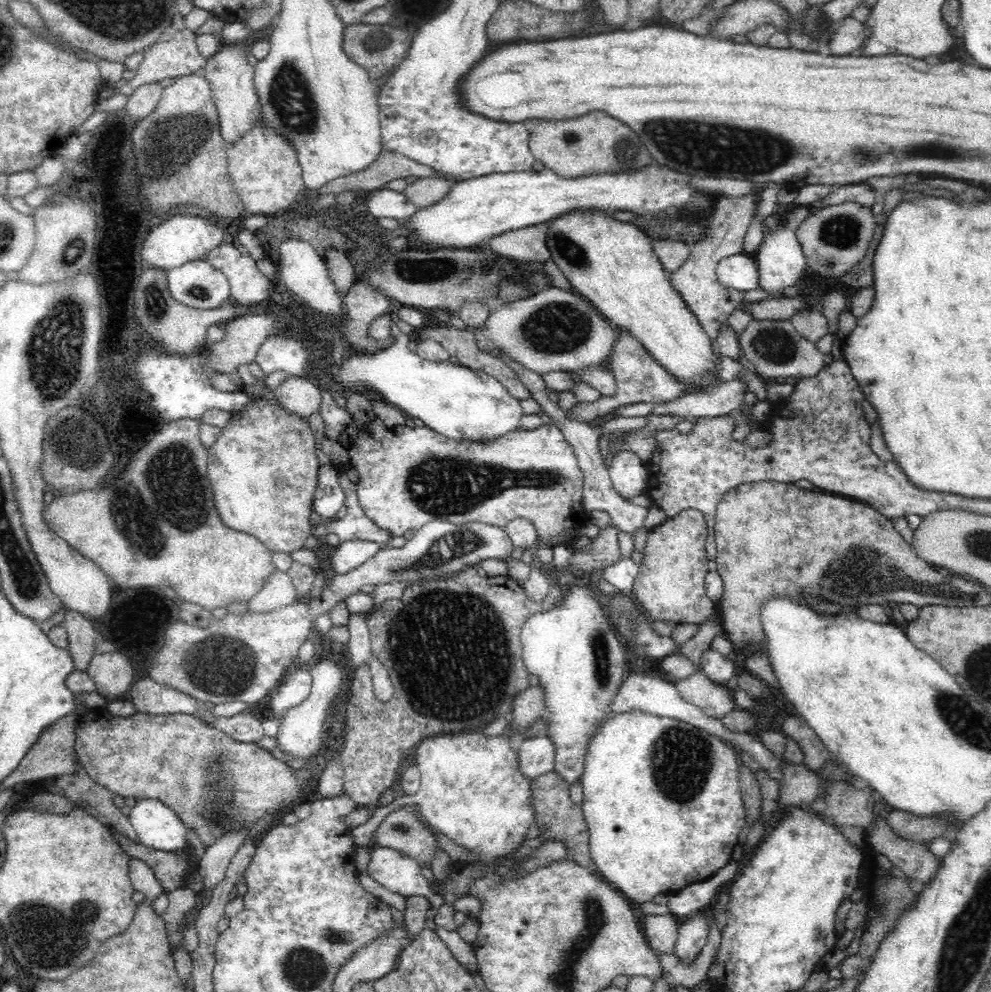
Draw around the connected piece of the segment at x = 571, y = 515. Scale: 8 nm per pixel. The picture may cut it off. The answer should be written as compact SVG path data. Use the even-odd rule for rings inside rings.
M318 376L317 386L320 386L321 403L319 414L326 422L326 436L322 438L322 451L327 454L339 468L356 468L360 472L360 482L357 482L358 507L362 509L378 528L390 533L390 538L404 536L411 530L414 534L427 522L440 519L454 524L481 522L485 525L496 526L502 530L514 519L526 519L534 525L536 541L543 542L540 552L551 552L560 544L566 544L572 549L566 569L574 576L590 576L603 572L606 567L621 561L623 554L618 546L618 528L609 527L590 543L582 548L574 547L583 535L586 522L590 522L589 513L583 510L584 475L581 471L578 457L574 449L568 445L562 432L554 424L544 424L535 430L518 430L495 440L494 444L471 444L466 441L447 440L431 430L431 428L408 428L400 426L396 430L388 430L382 442L374 442L370 434L358 434L356 424L344 408L338 408L330 390L324 386L324 380ZM360 438L360 446L354 442ZM562 538L560 544L552 541Z

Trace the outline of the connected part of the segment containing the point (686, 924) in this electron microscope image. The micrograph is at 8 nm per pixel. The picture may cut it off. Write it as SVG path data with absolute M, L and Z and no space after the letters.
M702 912L681 920L675 942L676 958L690 964L708 942L708 929L707 918Z

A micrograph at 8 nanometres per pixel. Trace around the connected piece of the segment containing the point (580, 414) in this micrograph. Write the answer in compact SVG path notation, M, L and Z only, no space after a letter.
M624 332L616 340L614 349L611 350L610 369L617 386L613 397L601 397L593 403L579 402L569 412L569 416L578 422L592 422L595 418L609 414L626 404L652 403L660 404L670 402L688 392L693 392L693 384L682 383L672 377L646 349L638 339L632 337L630 332Z

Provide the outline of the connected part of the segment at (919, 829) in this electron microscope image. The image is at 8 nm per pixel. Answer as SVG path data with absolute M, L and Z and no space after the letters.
M890 812L886 816L886 825L903 840L915 842L926 847L938 836L954 836L954 831L946 827L945 822L935 818L917 818L904 812Z

